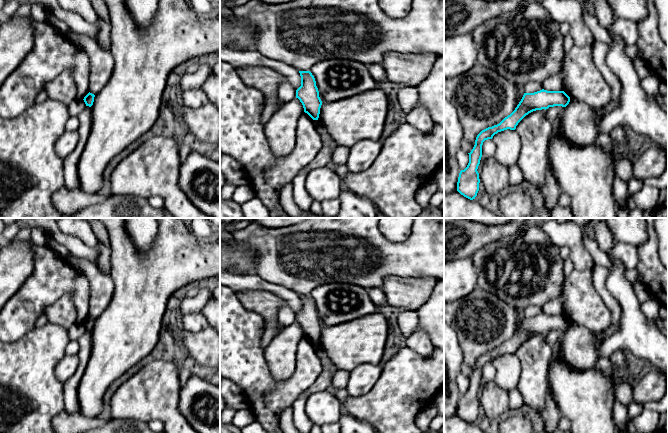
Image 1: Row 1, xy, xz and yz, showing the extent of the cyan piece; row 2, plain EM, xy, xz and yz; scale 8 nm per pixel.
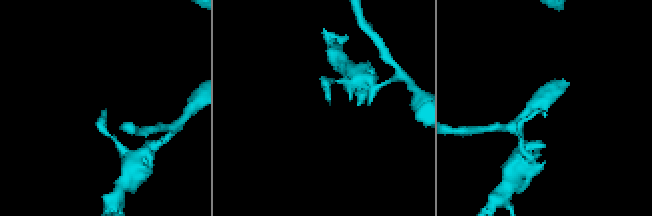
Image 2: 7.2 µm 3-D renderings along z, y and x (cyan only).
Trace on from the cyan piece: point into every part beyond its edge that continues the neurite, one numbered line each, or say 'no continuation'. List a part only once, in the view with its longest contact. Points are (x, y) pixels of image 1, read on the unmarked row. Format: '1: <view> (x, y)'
no continuation

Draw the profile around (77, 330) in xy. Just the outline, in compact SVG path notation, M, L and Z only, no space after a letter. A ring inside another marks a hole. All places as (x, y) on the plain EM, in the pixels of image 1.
M75 323L67 330L70 341L78 341L87 331L83 323Z

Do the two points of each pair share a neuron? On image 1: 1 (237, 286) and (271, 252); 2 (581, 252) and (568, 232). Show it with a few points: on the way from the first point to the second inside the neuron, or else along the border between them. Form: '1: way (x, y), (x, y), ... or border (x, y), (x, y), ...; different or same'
1: border (256, 273), (265, 280), (277, 284); different
2: way (576, 247), (572, 237); same

